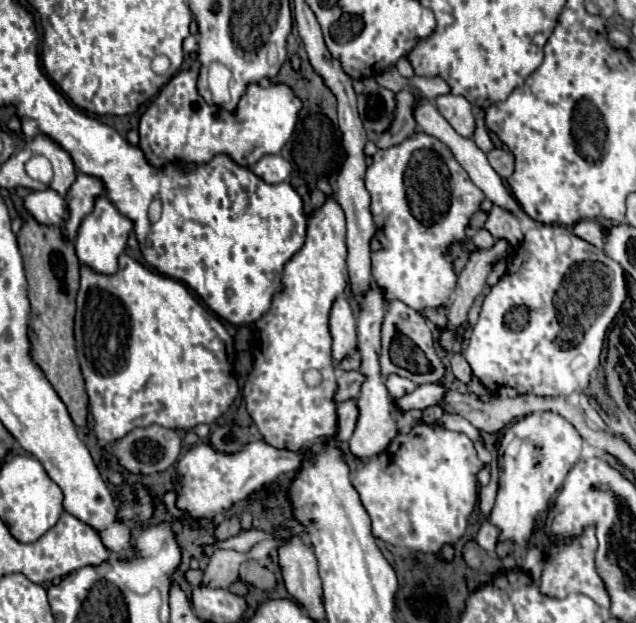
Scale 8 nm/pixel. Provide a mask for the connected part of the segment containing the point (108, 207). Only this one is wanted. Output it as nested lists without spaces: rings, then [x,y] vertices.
[[[98,196],[94,200],[94,210],[82,220],[74,242],[80,264],[90,264],[90,268],[98,268],[98,272],[114,272],[114,268],[118,268],[118,256],[124,252],[126,240],[132,230],[134,230],[132,220],[120,214],[114,208],[114,204],[108,202],[108,198]]]

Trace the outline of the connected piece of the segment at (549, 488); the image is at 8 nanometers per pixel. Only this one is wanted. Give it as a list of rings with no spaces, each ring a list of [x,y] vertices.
[[[534,412],[506,430],[498,450],[498,496],[490,514],[490,522],[500,528],[500,540],[514,540],[516,546],[528,542],[536,518],[548,510],[570,468],[580,460],[580,450],[582,436],[556,412]]]

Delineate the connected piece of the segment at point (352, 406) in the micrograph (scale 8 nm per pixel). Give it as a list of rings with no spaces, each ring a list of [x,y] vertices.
[[[346,400],[338,406],[338,442],[340,444],[346,444],[356,428],[356,422],[358,422],[358,406],[356,406],[356,400]]]

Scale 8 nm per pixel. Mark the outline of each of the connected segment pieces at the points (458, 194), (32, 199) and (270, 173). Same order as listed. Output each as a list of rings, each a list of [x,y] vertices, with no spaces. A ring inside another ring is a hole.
[[[418,132],[396,146],[378,150],[366,170],[366,190],[372,196],[370,210],[378,228],[376,236],[384,246],[382,250],[372,252],[372,276],[376,284],[386,288],[386,296],[390,296],[390,300],[398,298],[410,308],[416,308],[418,312],[428,306],[438,308],[446,304],[458,278],[450,266],[450,256],[446,248],[454,240],[466,238],[470,216],[478,212],[478,206],[484,200],[482,192],[472,184],[472,180],[466,176],[466,170],[454,160],[446,144],[424,132]]]
[[[50,188],[28,194],[24,200],[24,208],[28,216],[34,216],[36,222],[42,226],[60,226],[66,214],[64,198]]]
[[[268,154],[256,162],[254,172],[256,172],[256,176],[260,176],[268,184],[280,184],[290,176],[292,166],[280,154]]]

